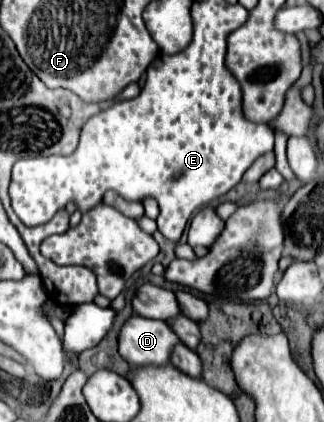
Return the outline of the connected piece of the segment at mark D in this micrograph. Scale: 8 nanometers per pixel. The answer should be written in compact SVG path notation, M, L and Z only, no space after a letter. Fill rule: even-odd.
M133 315L119 333L119 353L131 367L169 365L179 337L165 321Z

